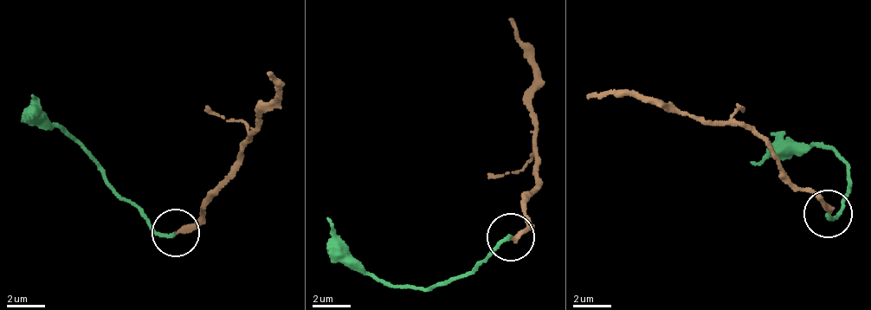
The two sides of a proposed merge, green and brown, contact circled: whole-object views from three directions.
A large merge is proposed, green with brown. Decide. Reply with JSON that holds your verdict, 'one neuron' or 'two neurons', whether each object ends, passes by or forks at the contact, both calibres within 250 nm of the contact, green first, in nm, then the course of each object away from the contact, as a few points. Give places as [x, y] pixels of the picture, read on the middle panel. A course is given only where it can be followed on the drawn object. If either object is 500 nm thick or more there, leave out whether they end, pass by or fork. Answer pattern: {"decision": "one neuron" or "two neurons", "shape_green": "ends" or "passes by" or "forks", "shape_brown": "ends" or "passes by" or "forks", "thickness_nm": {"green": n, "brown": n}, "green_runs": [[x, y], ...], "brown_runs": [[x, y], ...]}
{"decision": "two neurons", "shape_green": "ends", "shape_brown": "ends", "thickness_nm": {"green": 200, "brown": 280}, "green_runs": [[512, 238], [454, 279], [399, 289], [367, 272], [328, 216]], "brown_runs": [[512, 238], [526, 225], [526, 207], [522, 197], [538, 183], [535, 168], [534, 63], [509, 18]]}

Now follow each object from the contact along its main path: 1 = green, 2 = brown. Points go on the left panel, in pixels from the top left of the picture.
1: (176, 232), (153, 229), (56, 125), (29, 117)
2: (176, 232), (205, 209), (209, 191), (238, 164), (243, 145), (256, 131), (279, 94), (268, 70)

